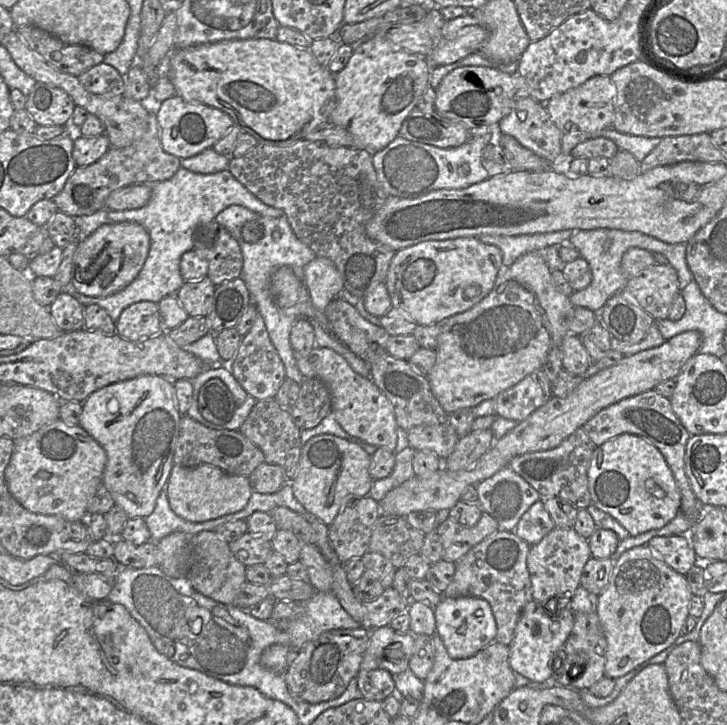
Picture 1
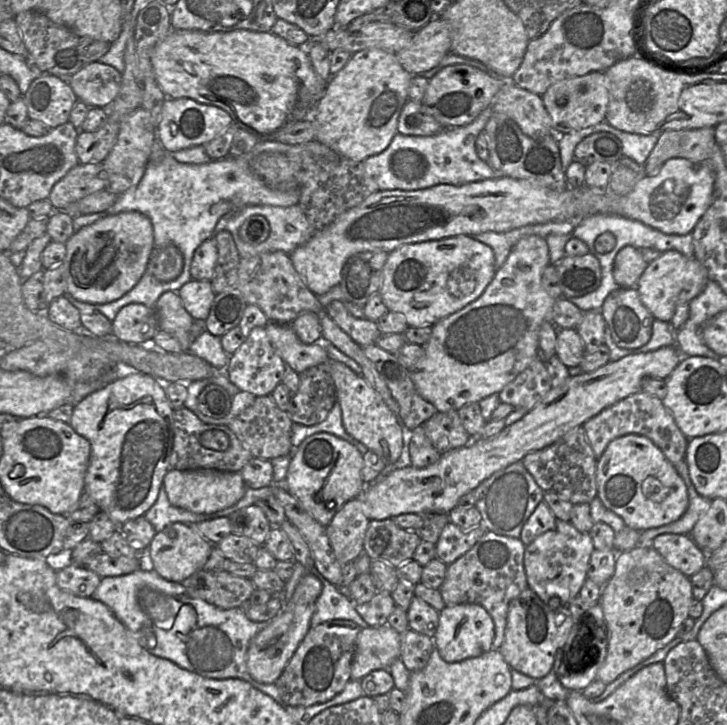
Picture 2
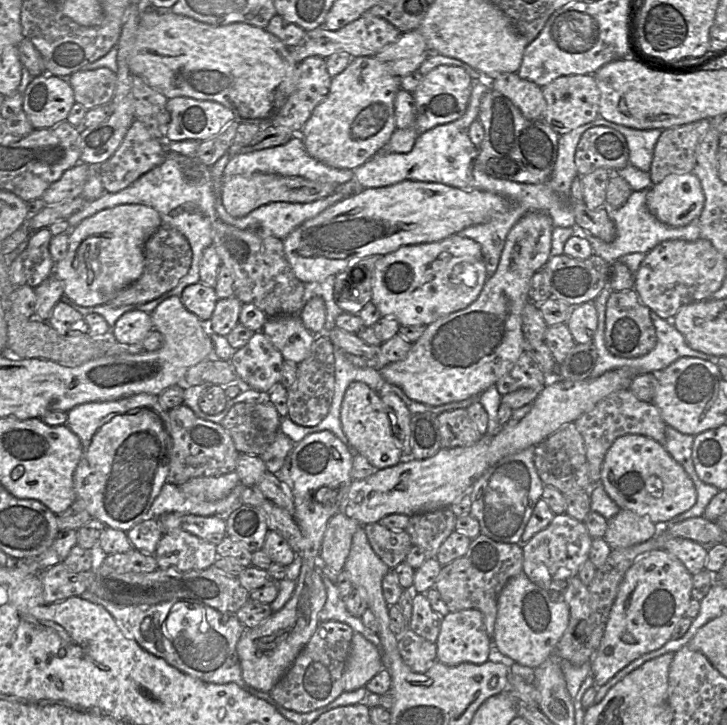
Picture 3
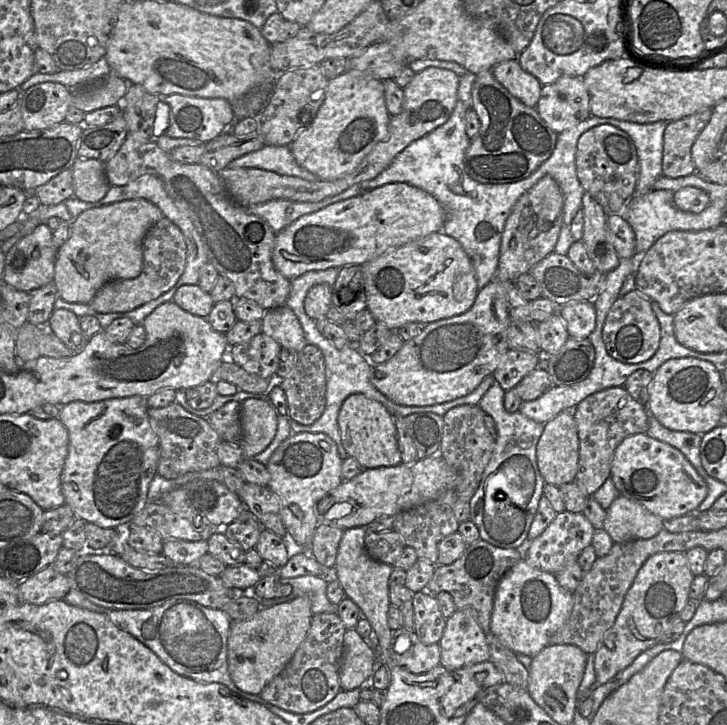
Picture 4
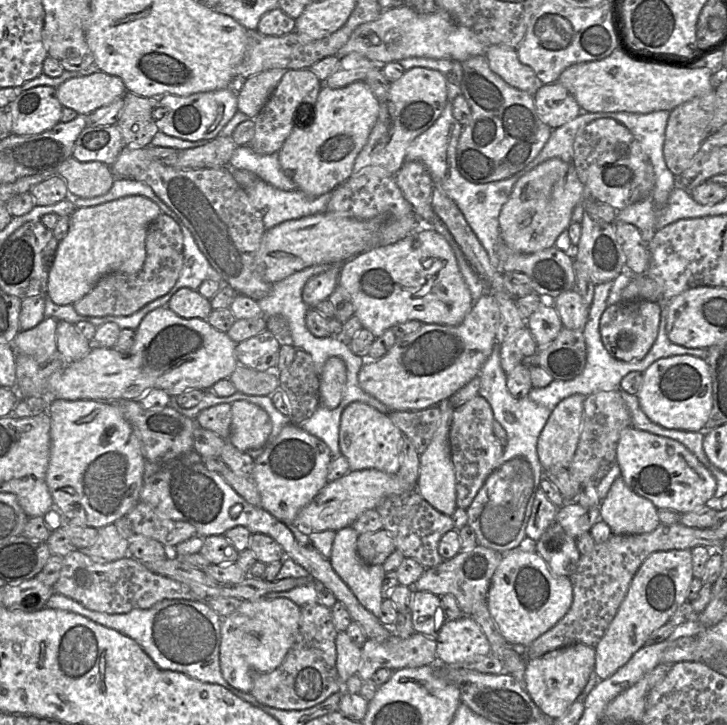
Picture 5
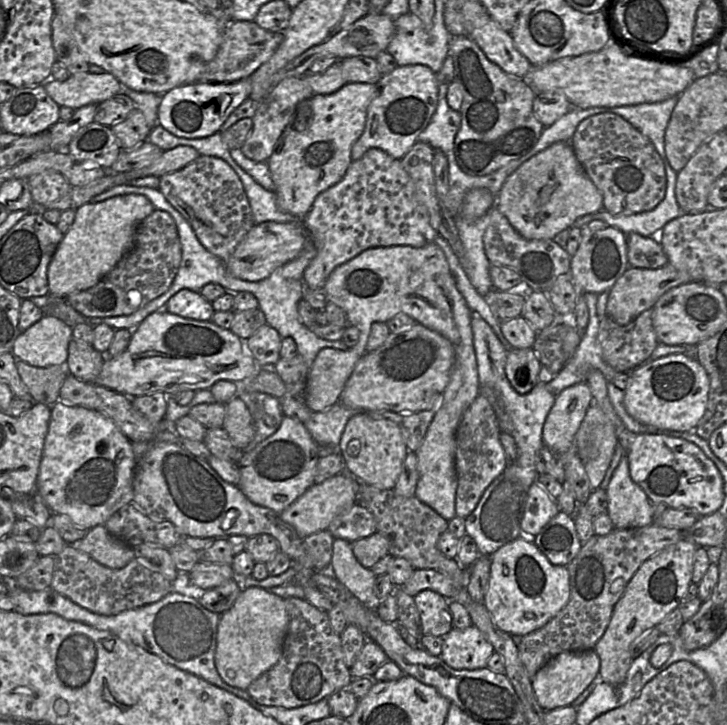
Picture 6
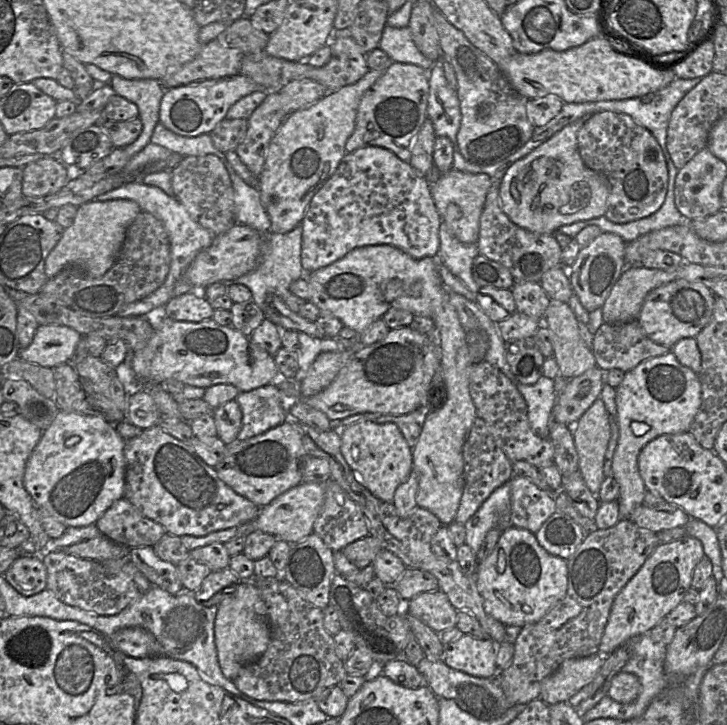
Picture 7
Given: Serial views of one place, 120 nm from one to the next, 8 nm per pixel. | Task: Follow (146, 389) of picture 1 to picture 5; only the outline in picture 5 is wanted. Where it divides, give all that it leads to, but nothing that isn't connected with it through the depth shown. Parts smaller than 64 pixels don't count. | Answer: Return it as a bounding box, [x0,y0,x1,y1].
[45,399,146,529]

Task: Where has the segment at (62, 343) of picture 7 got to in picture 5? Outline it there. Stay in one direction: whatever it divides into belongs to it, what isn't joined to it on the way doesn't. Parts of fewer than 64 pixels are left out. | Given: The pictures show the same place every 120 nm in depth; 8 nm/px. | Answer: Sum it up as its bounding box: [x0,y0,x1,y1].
[11,317,58,363]

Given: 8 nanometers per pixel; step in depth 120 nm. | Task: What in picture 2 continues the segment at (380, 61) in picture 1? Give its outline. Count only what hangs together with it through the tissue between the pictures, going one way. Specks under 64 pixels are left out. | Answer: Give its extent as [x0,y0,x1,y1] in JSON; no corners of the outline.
[311,48,411,161]

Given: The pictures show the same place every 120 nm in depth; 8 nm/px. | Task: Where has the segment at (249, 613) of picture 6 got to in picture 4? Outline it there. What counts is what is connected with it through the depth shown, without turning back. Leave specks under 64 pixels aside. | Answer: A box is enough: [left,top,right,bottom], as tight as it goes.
[228,595,313,694]

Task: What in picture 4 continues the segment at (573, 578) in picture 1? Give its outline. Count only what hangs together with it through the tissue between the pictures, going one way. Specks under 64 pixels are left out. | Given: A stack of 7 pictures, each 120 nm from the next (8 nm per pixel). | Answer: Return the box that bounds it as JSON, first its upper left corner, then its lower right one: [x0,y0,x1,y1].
[526,510,595,574]

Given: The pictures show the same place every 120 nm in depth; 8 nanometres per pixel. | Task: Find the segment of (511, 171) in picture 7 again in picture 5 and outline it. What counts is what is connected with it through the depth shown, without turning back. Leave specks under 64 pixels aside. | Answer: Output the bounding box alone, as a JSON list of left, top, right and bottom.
[499,158,589,253]

